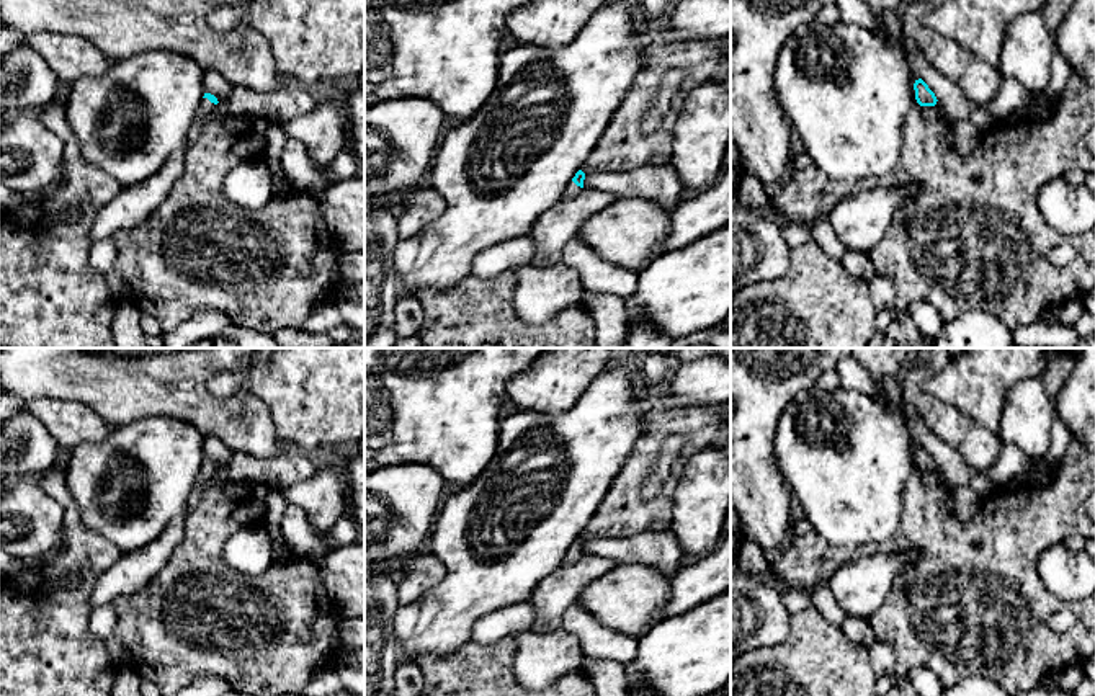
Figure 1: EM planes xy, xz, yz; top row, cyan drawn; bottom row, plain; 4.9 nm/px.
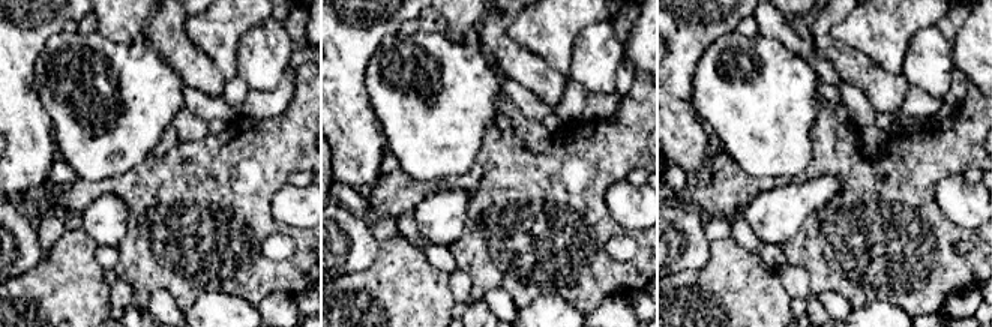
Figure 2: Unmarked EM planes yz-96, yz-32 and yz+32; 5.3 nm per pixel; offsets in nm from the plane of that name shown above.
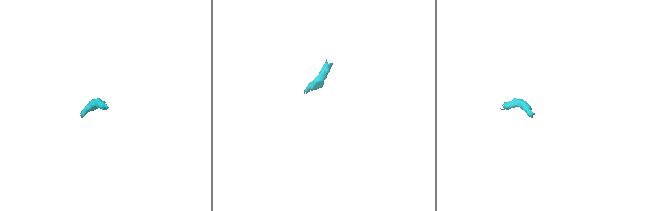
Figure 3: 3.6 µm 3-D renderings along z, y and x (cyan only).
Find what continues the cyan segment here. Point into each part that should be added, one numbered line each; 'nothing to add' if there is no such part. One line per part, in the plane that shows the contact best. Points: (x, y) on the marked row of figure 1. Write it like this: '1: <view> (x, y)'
1: xy (206, 107)

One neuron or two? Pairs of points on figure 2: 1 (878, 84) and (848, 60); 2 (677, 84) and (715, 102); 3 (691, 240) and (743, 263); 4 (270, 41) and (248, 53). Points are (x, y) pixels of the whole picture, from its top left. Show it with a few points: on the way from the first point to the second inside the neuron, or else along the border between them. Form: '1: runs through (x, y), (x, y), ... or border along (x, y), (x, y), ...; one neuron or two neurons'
1: runs through (871, 80), (856, 68); one neuron
2: border along (700, 57), (691, 102), (706, 123); two neurons
3: border along (710, 242), (707, 263), (698, 269), (682, 270); two neurons
4: runs through (264, 47), (254, 53); one neuron

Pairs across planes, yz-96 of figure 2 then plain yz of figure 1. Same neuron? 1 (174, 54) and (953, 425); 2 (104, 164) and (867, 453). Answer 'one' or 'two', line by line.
1: one
2: one

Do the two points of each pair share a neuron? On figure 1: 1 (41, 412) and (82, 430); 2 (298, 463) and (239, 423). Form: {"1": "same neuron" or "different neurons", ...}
{"1": "same neuron", "2": "different neurons"}

